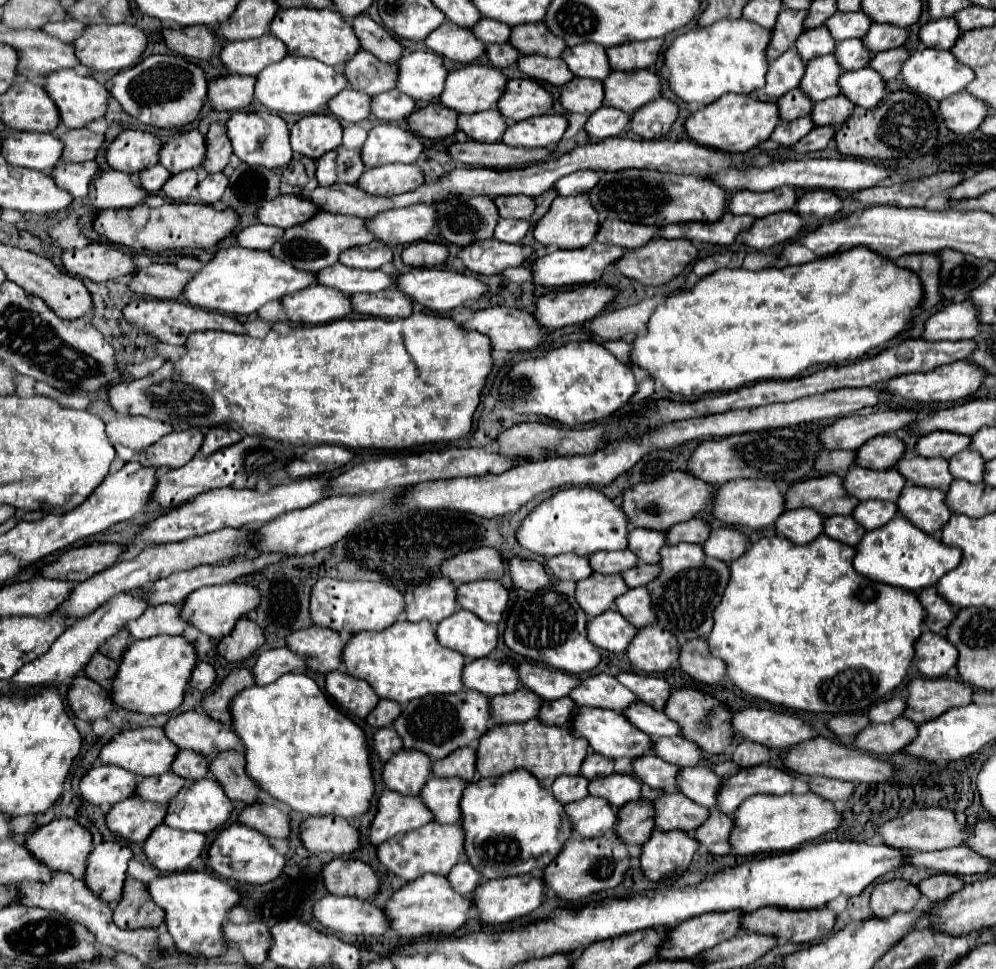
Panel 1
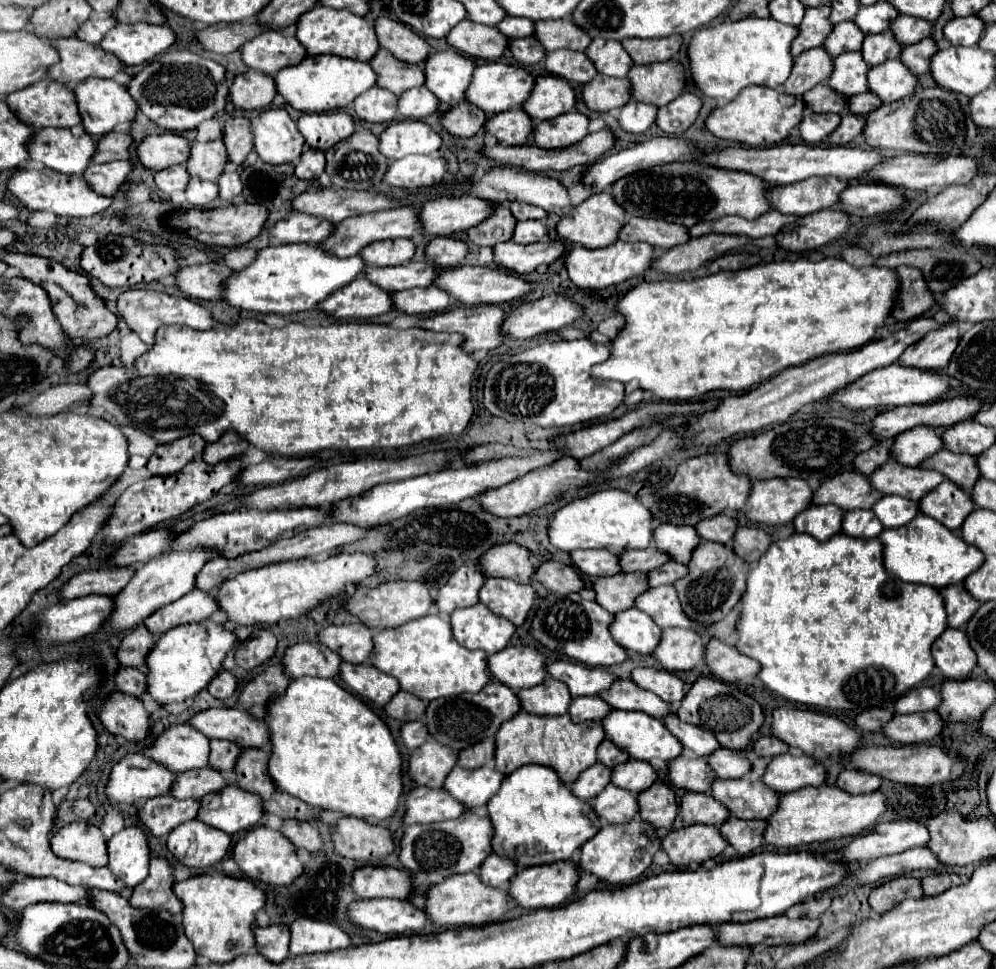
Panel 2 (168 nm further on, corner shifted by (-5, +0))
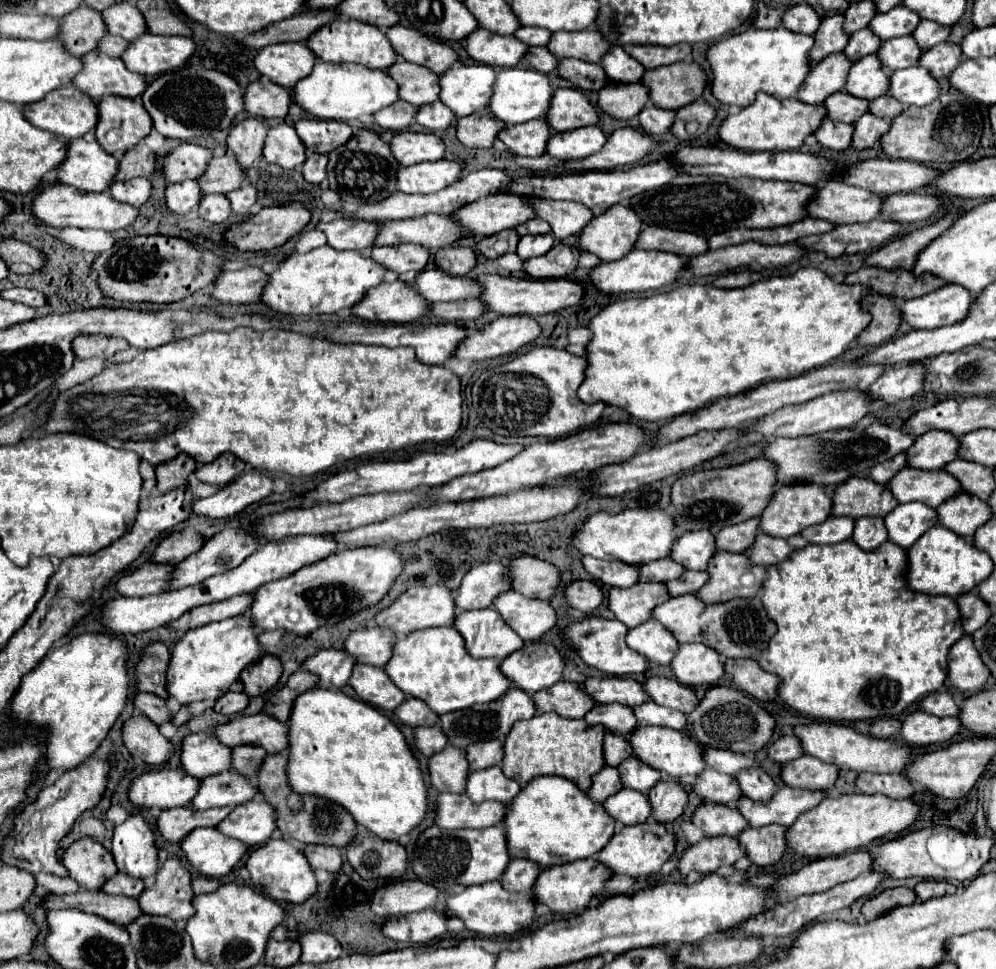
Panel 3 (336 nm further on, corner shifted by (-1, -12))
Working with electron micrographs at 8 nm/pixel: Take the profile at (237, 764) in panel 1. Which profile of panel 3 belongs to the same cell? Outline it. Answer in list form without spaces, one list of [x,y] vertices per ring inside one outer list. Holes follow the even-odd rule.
[[[270,754],[266,756],[260,772],[258,772],[258,788],[264,792],[266,800],[278,810],[278,830],[286,840],[296,840],[300,844],[320,844],[344,848],[356,836],[356,820],[332,800],[322,800],[322,796],[298,796],[290,792],[286,784],[286,754]]]

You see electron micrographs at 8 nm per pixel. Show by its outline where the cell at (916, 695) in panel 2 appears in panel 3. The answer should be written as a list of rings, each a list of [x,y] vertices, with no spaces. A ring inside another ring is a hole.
[[[934,692],[920,702],[920,710],[936,716],[958,716],[960,706],[950,692]]]

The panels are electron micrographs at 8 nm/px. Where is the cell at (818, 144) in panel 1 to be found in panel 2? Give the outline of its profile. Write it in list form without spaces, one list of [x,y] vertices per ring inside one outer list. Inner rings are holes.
[[[842,112],[840,114],[840,126],[834,130],[834,134],[830,134],[828,138],[826,138],[826,142],[828,144],[848,144],[848,142],[840,142],[840,140],[852,140],[854,136],[858,136],[860,132],[862,132],[862,128],[864,128],[864,122],[858,118],[858,116],[854,116],[854,114],[848,114],[848,112]]]

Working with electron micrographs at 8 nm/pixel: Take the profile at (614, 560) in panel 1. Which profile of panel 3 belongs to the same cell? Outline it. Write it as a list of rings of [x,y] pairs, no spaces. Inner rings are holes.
[[[662,558],[654,564],[644,564],[640,568],[640,582],[666,582],[682,576],[682,572],[682,564],[674,562],[672,558]]]

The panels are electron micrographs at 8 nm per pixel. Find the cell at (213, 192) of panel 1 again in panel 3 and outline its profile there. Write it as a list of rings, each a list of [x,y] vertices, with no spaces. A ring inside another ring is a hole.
[[[244,184],[240,190],[234,190],[228,194],[228,200],[232,202],[232,212],[238,214],[238,216],[244,216],[248,218],[250,212],[252,212],[252,206],[256,204],[256,188],[252,184]]]

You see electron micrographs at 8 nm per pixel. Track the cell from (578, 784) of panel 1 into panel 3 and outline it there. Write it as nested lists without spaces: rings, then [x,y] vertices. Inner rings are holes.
[[[604,766],[598,774],[592,776],[592,788],[588,790],[588,796],[592,800],[604,802],[608,796],[616,794],[618,790],[622,790],[622,782],[620,782],[618,770],[610,768],[610,766]]]

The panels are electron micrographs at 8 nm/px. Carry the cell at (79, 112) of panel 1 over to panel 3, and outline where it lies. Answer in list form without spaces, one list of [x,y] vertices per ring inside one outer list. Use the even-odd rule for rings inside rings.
[[[106,96],[98,102],[98,114],[96,140],[106,152],[116,156],[142,142],[152,130],[150,114],[136,98]]]

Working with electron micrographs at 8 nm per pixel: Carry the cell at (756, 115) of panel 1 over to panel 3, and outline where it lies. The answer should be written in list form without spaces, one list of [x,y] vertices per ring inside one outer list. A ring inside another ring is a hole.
[[[758,92],[756,102],[746,106],[740,114],[736,116],[728,116],[718,134],[720,138],[736,148],[736,150],[750,150],[750,152],[760,152],[760,150],[800,150],[804,144],[804,138],[814,134],[822,120],[826,118],[826,108],[820,106],[812,106],[812,104],[804,104],[796,98],[790,100],[776,100],[772,96],[766,96],[764,92]]]

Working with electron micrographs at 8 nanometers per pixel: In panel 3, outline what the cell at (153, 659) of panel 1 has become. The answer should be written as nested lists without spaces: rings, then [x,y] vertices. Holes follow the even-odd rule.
[[[236,616],[208,626],[194,628],[174,644],[168,668],[168,692],[180,704],[190,704],[206,698],[220,698],[240,678],[240,672],[260,660],[262,648],[250,616]]]

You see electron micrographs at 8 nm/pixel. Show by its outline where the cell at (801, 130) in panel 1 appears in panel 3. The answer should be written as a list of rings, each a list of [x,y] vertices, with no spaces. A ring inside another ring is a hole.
[[[824,120],[822,126],[816,130],[816,138],[822,146],[832,148],[832,150],[846,150],[852,142],[852,134],[854,134],[854,124],[842,124],[842,122],[832,122],[832,120]]]

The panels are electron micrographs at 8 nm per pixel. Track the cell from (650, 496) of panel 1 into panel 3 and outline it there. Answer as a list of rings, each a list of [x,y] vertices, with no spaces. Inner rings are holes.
[[[766,458],[750,460],[738,466],[696,472],[692,476],[684,476],[676,480],[672,488],[672,506],[678,532],[686,530],[710,530],[718,532],[724,526],[738,524],[750,518],[756,518],[764,512],[770,496],[774,496],[776,486],[776,464]]]

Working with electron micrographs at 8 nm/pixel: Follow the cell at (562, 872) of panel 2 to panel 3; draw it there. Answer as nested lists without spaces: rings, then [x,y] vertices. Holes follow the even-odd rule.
[[[586,858],[586,860],[574,860],[570,864],[560,864],[560,866],[550,866],[542,870],[534,884],[534,894],[540,904],[546,904],[552,912],[560,914],[574,914],[576,910],[584,910],[592,898],[598,898],[604,890],[604,884],[612,878],[612,872],[598,862],[596,858]]]

